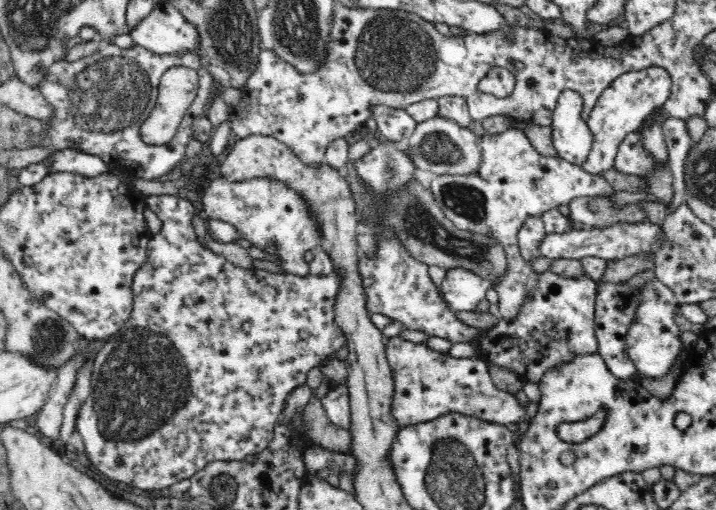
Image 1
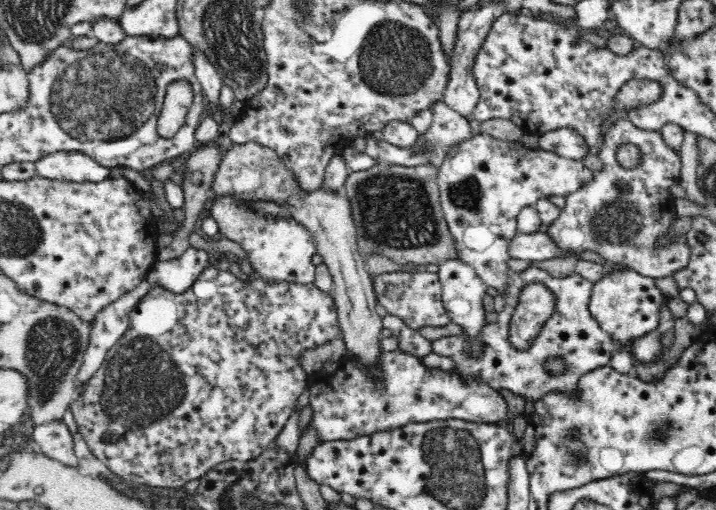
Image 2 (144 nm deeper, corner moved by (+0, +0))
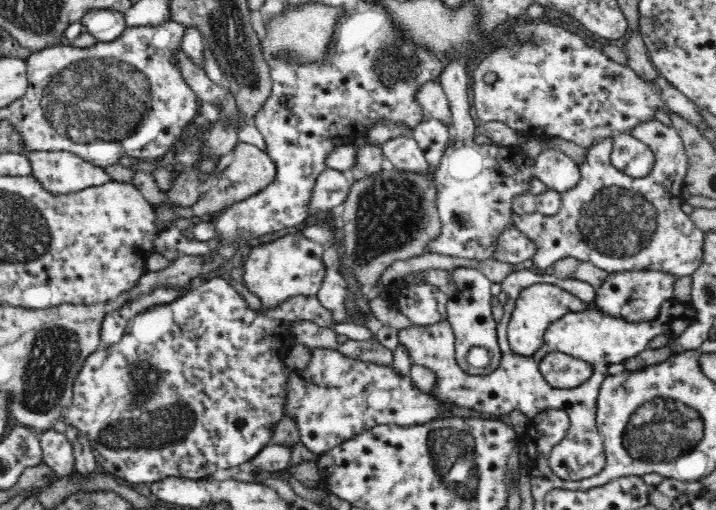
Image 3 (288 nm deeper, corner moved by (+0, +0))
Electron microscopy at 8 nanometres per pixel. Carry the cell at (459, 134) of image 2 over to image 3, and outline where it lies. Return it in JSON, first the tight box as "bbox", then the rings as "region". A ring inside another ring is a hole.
{"bbox":[416,80,450,126],"region":[[[430,80],[422,88],[418,88],[416,94],[416,104],[422,108],[422,112],[428,112],[430,118],[444,122],[450,126],[450,108],[448,108],[448,98],[444,94],[444,88],[438,82]]]}

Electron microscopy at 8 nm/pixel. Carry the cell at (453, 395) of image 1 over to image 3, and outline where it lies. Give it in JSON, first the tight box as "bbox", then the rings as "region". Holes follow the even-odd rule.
{"bbox":[284,348,444,456],"region":[[[310,348],[306,368],[288,370],[284,418],[292,418],[302,444],[314,456],[322,456],[376,426],[428,424],[438,418],[444,404],[432,392],[420,394],[410,376],[396,376],[392,366],[354,360],[334,348]]]}

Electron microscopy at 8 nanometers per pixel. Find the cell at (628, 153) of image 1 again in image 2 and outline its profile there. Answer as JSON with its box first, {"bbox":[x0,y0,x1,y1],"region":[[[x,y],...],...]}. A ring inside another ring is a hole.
{"bbox":[544,118,690,278],"region":[[[622,118],[618,122],[614,122],[608,132],[604,134],[600,146],[594,150],[596,156],[602,162],[600,170],[594,170],[592,180],[588,180],[588,184],[584,184],[580,190],[576,190],[574,194],[570,194],[566,198],[566,204],[562,208],[562,214],[558,216],[558,220],[554,220],[552,224],[544,224],[544,234],[546,238],[550,238],[560,250],[564,252],[574,252],[574,254],[582,254],[582,252],[594,252],[598,256],[602,256],[608,264],[614,266],[622,266],[626,270],[636,270],[642,276],[650,276],[650,278],[672,278],[674,274],[682,272],[684,268],[688,268],[690,262],[690,236],[688,234],[678,234],[674,240],[666,242],[666,236],[672,232],[672,224],[674,220],[678,220],[676,214],[676,198],[672,196],[670,188],[680,184],[680,172],[682,172],[682,154],[674,148],[668,146],[668,142],[662,138],[662,130],[644,130],[644,128],[636,128],[628,118]],[[622,144],[636,144],[640,146],[642,154],[644,154],[644,164],[636,170],[622,170],[616,162],[618,150],[622,148]]]}

